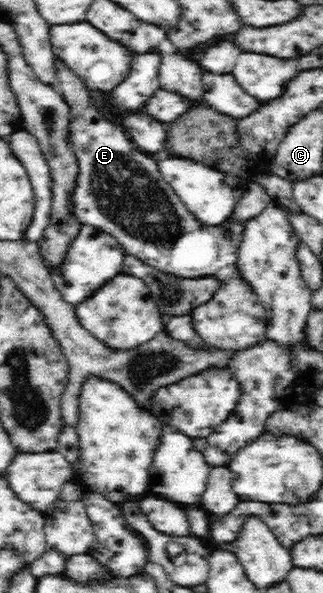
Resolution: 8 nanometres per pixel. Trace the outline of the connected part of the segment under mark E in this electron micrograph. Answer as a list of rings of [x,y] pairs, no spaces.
[[[55,57],[55,69],[57,70],[55,89],[64,98],[69,109],[68,146],[77,164],[74,185],[67,196],[68,213],[80,224],[95,226],[118,238],[125,254],[134,255],[158,271],[178,276],[180,279],[214,275],[220,268],[236,265],[237,246],[241,239],[243,224],[234,224],[230,226],[230,230],[225,230],[224,226],[208,226],[198,222],[184,207],[180,197],[162,180],[156,162],[146,154],[134,150],[131,138],[126,136],[125,130],[104,116],[86,82],[60,57]]]

